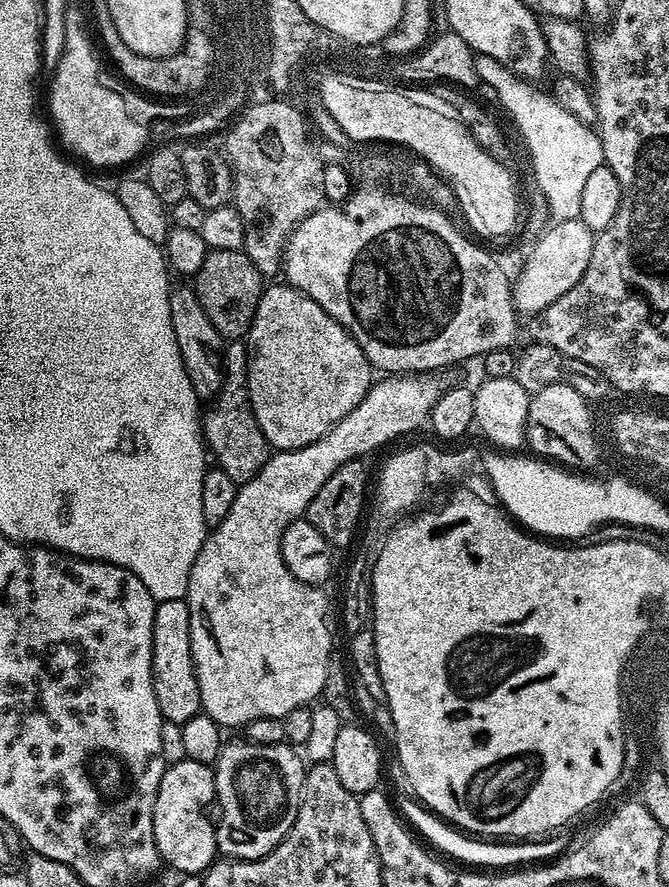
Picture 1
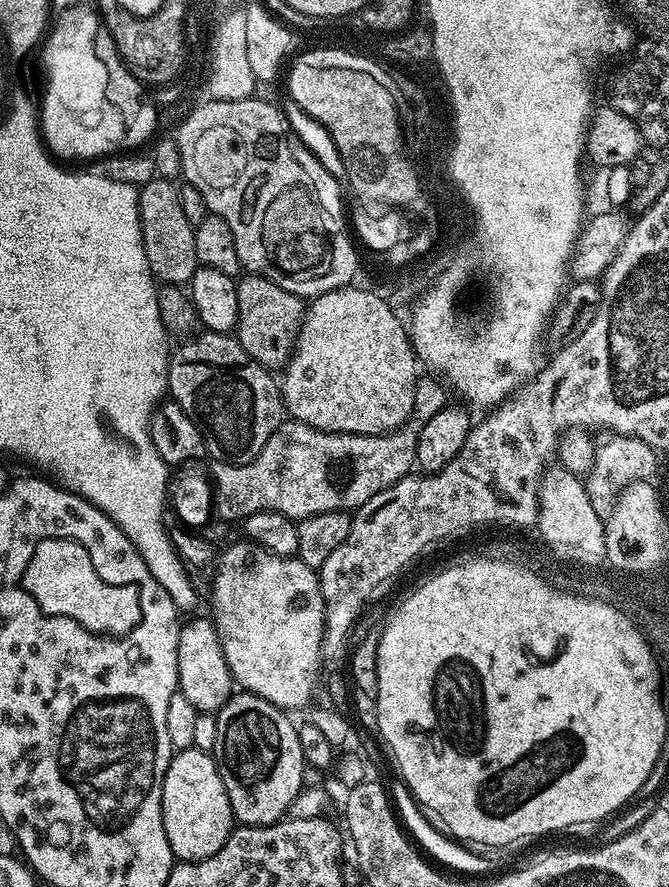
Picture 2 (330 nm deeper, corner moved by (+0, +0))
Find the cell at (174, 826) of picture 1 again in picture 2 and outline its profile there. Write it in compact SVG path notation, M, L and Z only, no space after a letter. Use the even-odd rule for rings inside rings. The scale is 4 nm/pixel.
M182 748L173 755L162 782L162 822L166 830L166 838L170 842L173 857L180 862L191 862L210 858L210 854L218 854L232 833L234 817L230 798L226 794L226 786L222 786L222 778L218 774L216 761L209 753L197 748Z

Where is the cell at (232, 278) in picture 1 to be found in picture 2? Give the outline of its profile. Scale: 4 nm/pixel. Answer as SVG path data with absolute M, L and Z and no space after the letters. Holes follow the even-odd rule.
M248 274L237 283L238 322L234 329L236 340L254 362L269 370L280 370L288 363L296 345L296 335L304 318L305 301L292 292L282 290L265 276Z

